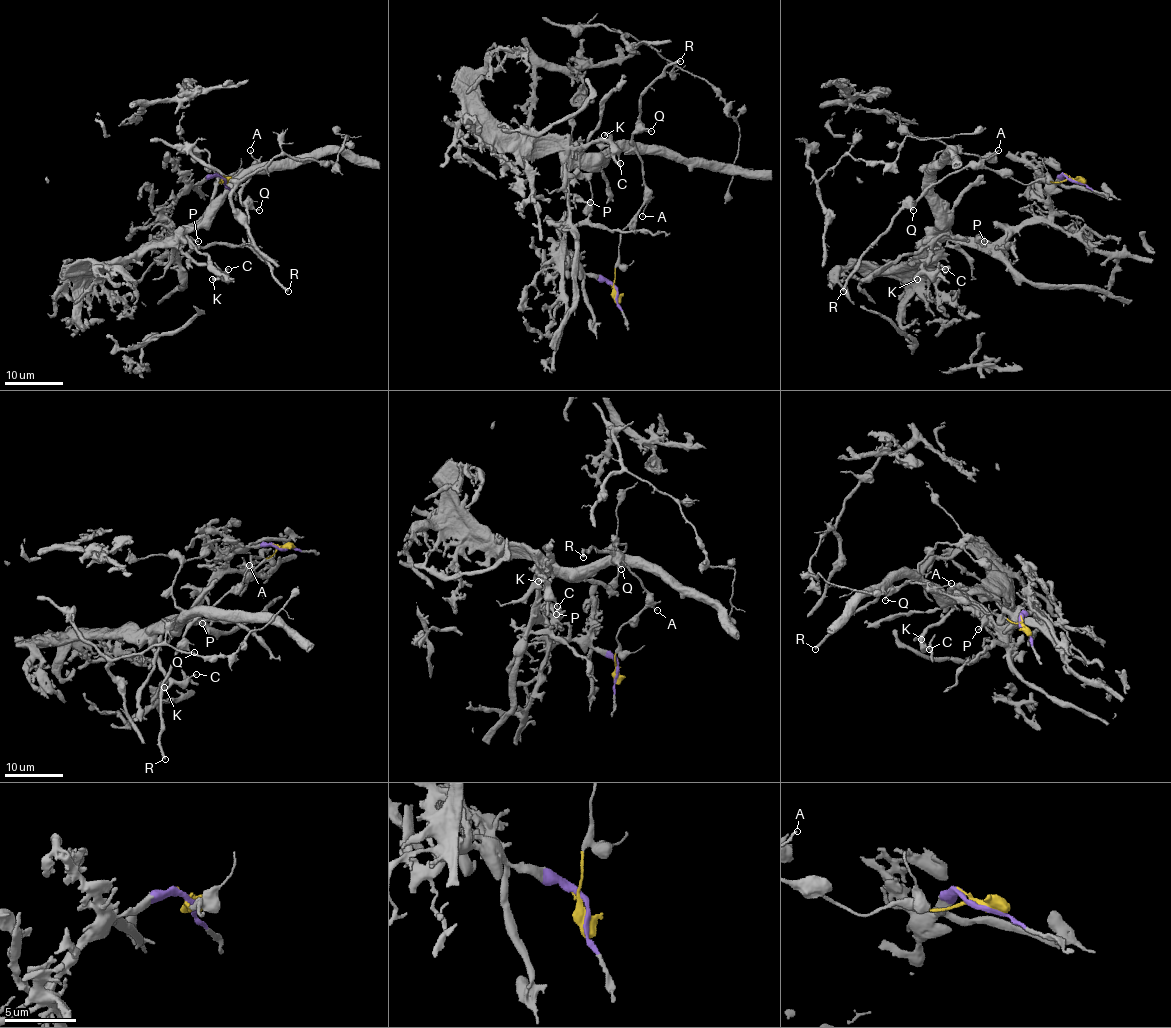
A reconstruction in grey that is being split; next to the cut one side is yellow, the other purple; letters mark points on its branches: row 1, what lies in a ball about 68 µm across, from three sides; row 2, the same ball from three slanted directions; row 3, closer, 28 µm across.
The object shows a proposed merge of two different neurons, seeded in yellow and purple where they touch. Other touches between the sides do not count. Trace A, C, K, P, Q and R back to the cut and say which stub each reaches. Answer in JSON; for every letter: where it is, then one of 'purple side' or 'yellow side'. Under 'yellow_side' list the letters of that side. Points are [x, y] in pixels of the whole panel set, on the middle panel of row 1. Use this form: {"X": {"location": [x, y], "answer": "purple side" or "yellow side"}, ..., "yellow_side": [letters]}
{"A": {"location": [642, 216], "answer": "yellow side"}, "C": {"location": [620, 163], "answer": "purple side"}, "K": {"location": [604, 135], "answer": "purple side"}, "P": {"location": [590, 202], "answer": "purple side"}, "Q": {"location": [651, 131], "answer": "yellow side"}, "R": {"location": [680, 61], "answer": "yellow side"}, "yellow_side": ["A", "Q", "R"]}

